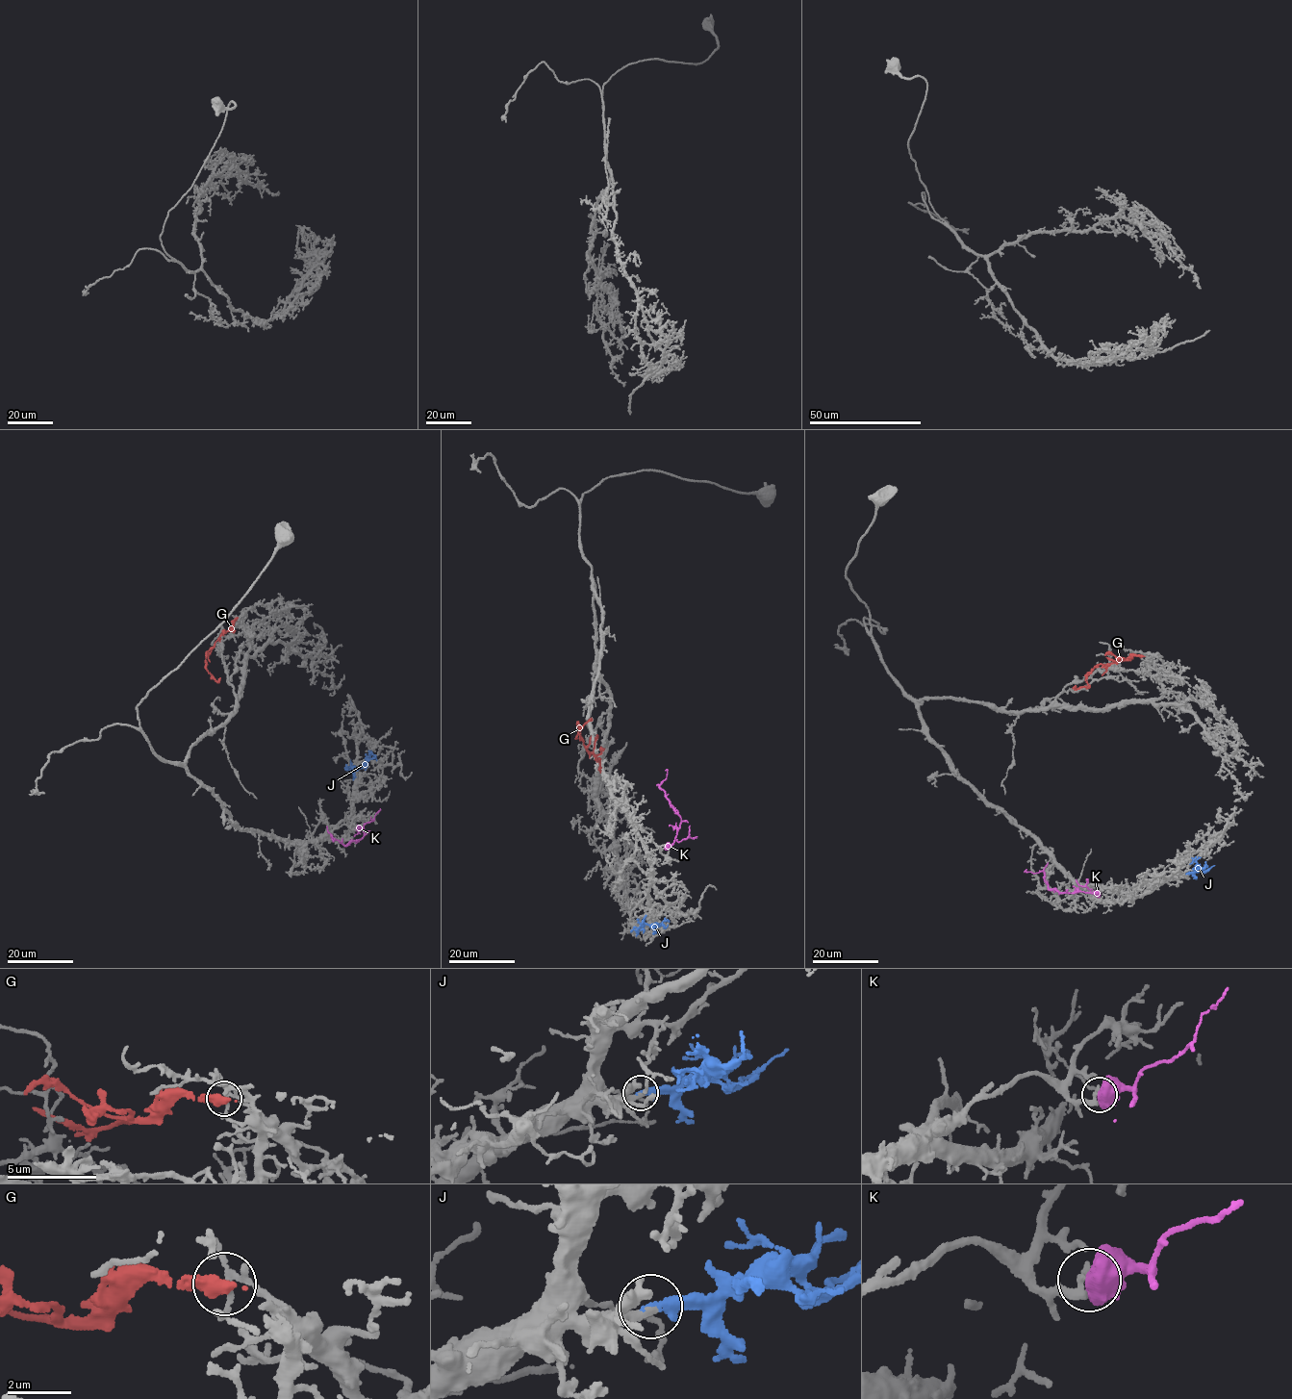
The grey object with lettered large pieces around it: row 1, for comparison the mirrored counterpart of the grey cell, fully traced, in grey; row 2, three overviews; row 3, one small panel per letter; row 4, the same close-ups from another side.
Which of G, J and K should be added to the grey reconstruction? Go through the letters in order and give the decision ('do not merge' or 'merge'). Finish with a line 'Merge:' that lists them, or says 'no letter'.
G: do not merge
J: merge
K: do not merge
Merge: J

